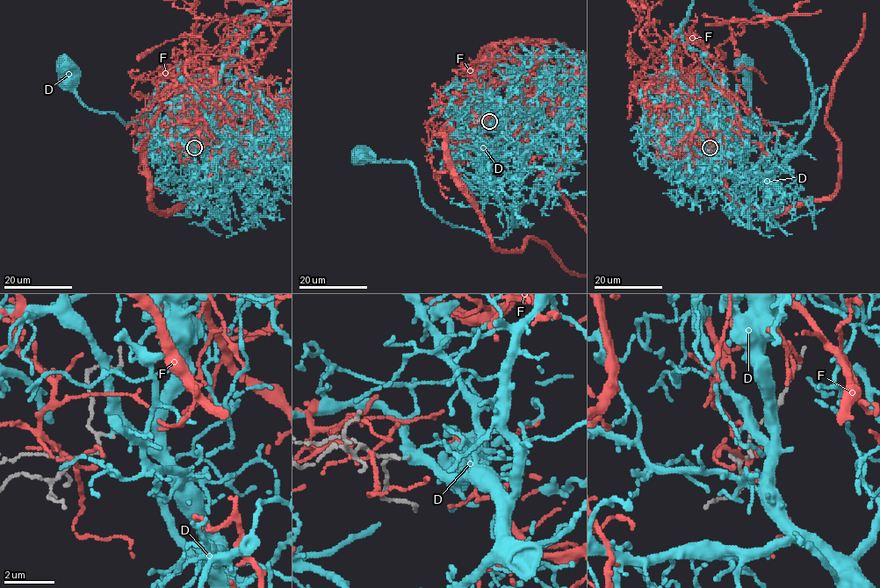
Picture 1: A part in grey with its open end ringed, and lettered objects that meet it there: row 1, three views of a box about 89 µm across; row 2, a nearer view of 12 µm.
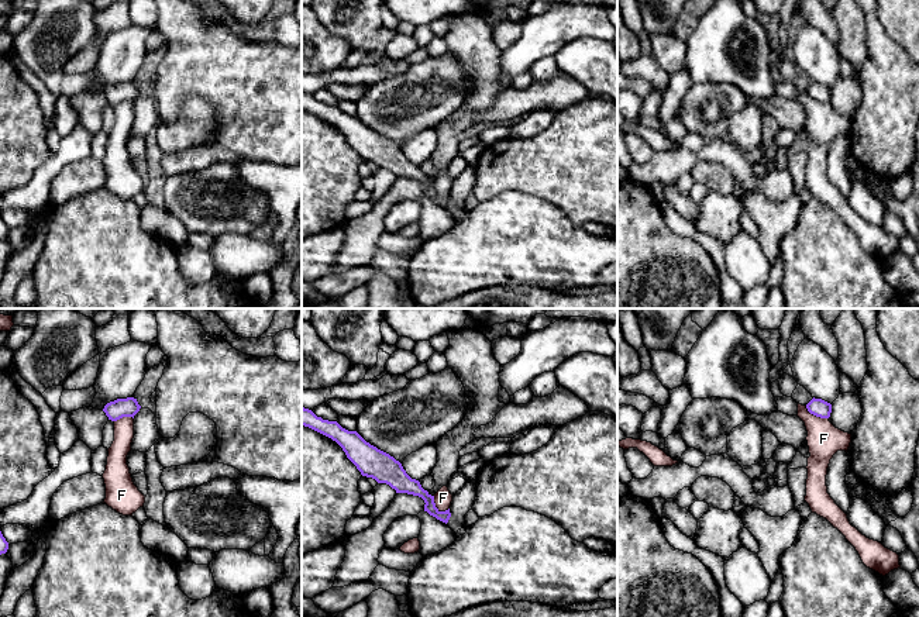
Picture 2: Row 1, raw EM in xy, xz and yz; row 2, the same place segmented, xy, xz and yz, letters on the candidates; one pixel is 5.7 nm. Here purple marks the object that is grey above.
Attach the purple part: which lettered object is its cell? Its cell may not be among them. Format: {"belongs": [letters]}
{"belongs": ["D"]}

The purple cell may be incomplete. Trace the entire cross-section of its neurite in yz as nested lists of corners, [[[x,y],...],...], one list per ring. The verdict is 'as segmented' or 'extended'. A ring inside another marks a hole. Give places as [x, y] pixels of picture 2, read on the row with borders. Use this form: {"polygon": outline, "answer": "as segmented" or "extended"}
{"polygon": [[[812,399],[808,404],[806,409],[810,414],[820,417],[820,418],[829,418],[832,413],[832,404],[822,400],[822,399]]], "answer": "as segmented"}

